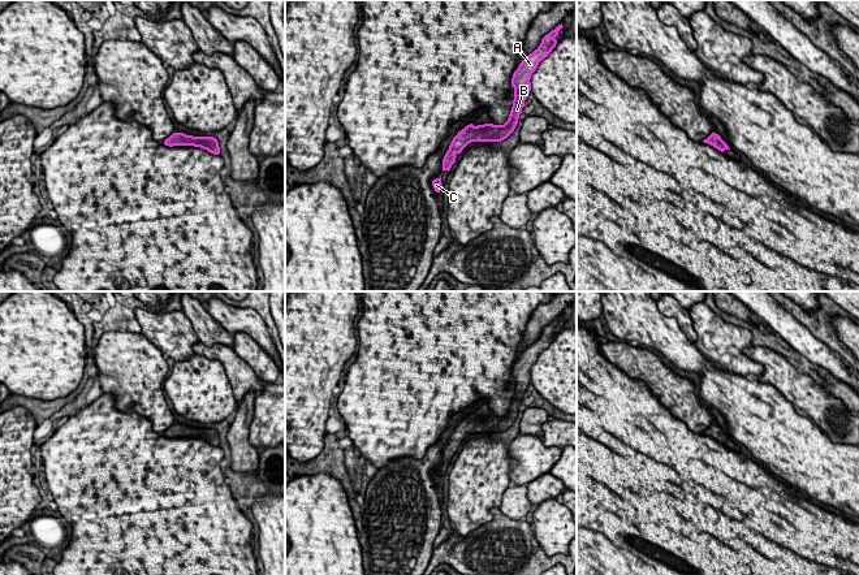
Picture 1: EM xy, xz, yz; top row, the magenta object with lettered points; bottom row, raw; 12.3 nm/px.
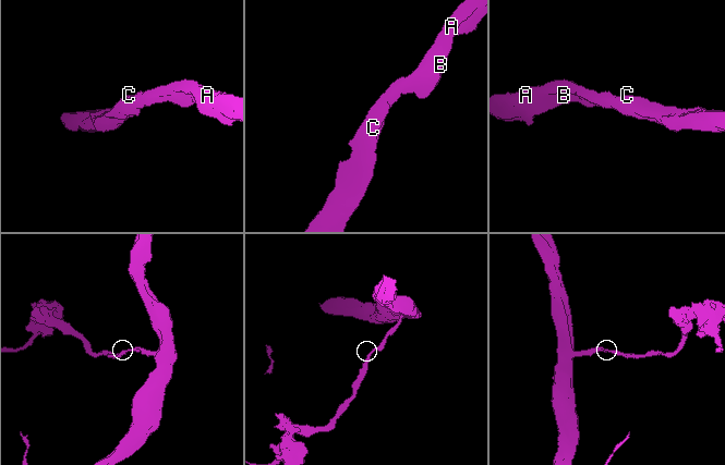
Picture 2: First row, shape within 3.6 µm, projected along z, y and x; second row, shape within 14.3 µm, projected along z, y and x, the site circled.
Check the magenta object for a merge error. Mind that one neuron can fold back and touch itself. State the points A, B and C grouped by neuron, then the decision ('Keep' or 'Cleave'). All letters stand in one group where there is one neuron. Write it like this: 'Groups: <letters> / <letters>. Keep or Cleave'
Groups: A B C. Keep

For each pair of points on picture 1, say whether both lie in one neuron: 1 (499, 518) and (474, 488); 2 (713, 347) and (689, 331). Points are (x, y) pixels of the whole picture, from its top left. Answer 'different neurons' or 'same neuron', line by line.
1: different neurons
2: different neurons

